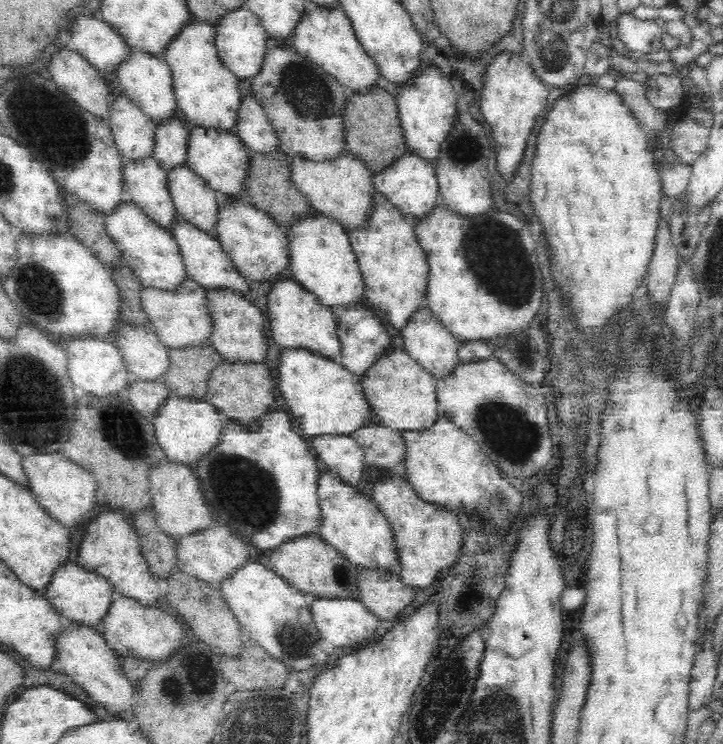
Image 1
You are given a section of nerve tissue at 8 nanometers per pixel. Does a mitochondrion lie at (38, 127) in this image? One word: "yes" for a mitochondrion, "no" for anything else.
no

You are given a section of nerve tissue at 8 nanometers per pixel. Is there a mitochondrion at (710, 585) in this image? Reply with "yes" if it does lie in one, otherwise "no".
no

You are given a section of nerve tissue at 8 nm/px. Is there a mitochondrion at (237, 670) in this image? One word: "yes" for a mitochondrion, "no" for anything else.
no

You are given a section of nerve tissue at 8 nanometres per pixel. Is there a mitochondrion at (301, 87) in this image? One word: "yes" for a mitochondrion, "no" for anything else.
yes

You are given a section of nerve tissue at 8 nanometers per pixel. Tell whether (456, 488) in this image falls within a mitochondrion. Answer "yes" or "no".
no

